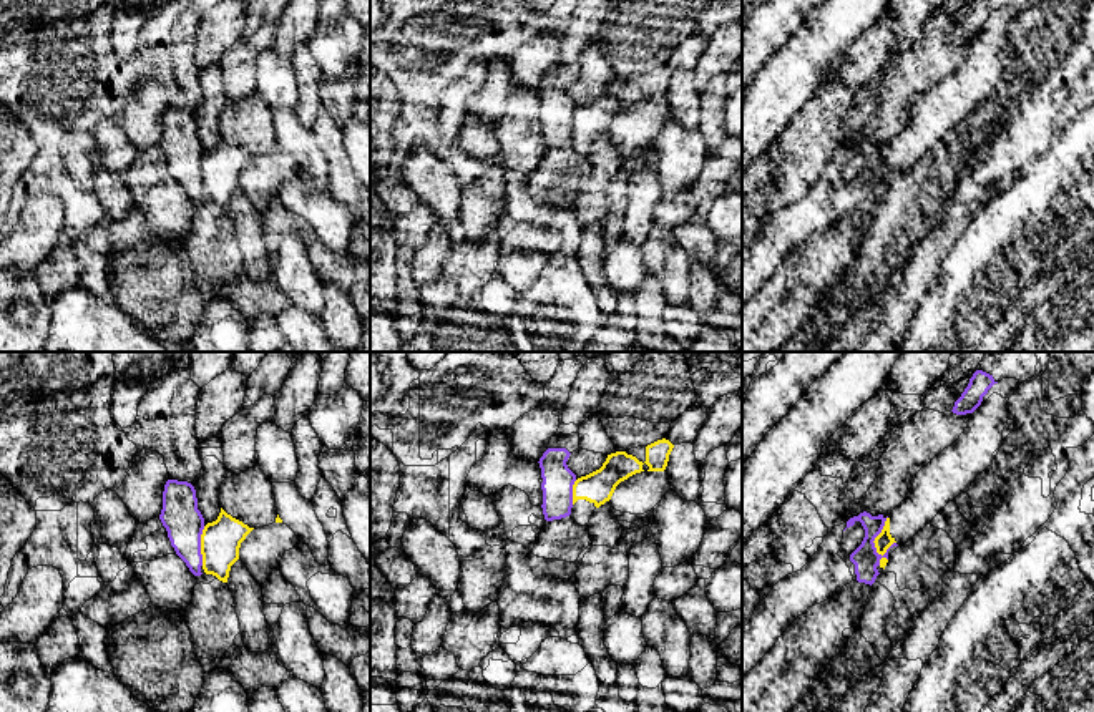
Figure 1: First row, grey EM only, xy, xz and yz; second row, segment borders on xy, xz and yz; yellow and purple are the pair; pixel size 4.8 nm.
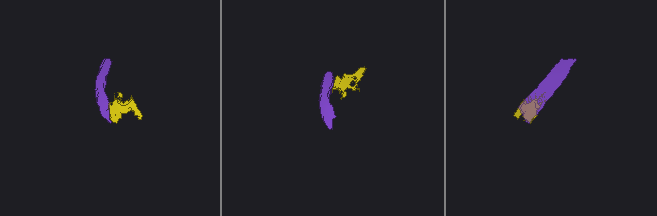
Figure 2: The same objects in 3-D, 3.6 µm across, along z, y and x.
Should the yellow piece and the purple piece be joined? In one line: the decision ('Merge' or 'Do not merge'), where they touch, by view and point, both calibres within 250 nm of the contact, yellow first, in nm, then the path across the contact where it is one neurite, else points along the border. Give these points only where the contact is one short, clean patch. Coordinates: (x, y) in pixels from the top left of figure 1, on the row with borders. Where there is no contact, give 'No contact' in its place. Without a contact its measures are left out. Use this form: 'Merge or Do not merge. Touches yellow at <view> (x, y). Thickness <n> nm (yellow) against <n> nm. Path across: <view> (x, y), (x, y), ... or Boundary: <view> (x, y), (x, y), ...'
Do not merge. Touches yellow at yz (874, 541). Thickness 80 nm (yellow) against 130 nm. Boundary: yz (887, 516), (874, 541), (882, 556), (879, 565)

